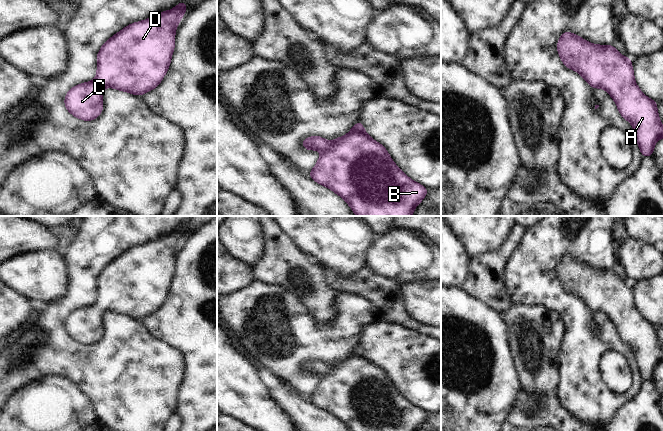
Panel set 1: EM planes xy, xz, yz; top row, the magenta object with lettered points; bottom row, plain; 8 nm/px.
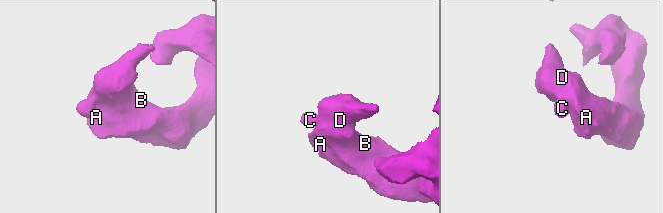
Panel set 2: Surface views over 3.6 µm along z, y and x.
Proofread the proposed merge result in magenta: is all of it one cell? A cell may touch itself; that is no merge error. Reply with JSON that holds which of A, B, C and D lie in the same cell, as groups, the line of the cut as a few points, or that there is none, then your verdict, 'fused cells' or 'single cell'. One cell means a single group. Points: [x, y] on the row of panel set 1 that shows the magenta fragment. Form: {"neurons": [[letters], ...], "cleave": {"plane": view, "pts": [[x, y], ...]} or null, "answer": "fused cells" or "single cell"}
{"neurons": [["A", "B", "C", "D"]], "cleave": null, "answer": "single cell"}

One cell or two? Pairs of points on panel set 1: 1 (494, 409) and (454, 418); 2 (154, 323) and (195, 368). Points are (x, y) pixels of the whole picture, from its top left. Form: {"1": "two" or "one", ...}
{"1": "one", "2": "one"}

